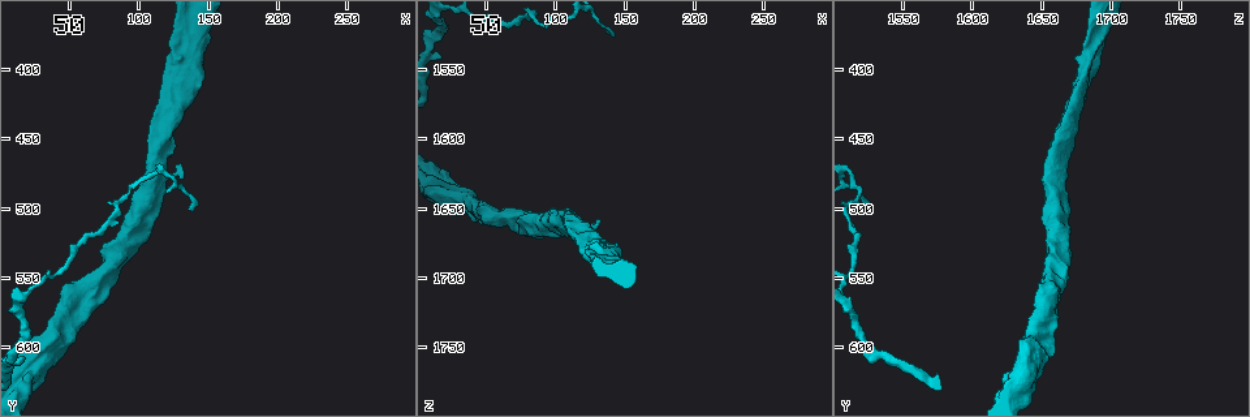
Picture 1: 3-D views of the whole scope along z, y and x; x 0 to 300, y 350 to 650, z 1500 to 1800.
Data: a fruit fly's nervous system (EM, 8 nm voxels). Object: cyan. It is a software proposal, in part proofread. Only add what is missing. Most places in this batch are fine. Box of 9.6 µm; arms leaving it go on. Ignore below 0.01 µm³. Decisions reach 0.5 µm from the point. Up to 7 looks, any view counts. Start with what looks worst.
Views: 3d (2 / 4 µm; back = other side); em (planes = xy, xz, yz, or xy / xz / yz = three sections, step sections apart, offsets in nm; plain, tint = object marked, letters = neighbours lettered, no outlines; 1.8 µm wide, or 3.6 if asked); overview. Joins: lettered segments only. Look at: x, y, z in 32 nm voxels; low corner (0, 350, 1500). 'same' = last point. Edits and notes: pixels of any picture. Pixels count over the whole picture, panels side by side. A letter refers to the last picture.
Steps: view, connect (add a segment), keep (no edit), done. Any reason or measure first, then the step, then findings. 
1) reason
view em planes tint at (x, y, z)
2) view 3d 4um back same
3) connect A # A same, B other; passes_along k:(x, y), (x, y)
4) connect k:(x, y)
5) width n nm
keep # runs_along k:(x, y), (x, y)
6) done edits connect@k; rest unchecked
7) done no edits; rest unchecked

stops while still wide
view em xz step 4 letters at (132, 480, 1658)

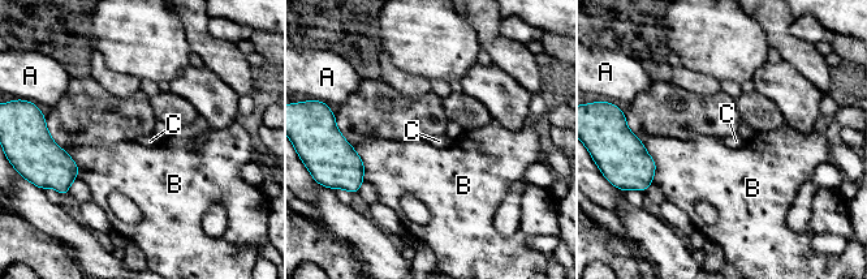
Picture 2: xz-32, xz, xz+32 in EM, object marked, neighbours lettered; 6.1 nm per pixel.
view em yz step 8 letters same

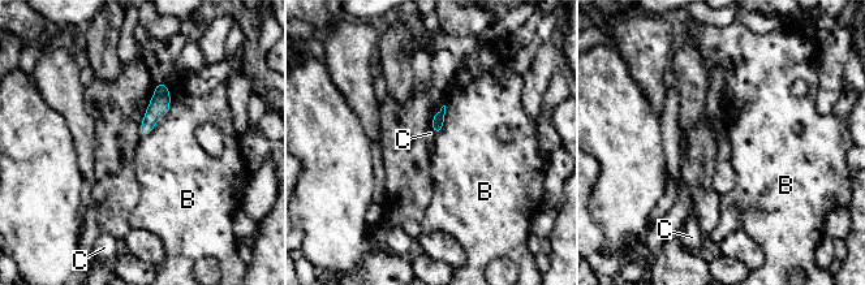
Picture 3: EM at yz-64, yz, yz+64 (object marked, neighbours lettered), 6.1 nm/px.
keep # B other, C other; border 3:(431, 121), (431, 129), (435, 135); no lettered segment goes on from it

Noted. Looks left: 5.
thin end
view em xz step 8 tint at (136, 500, 1522)

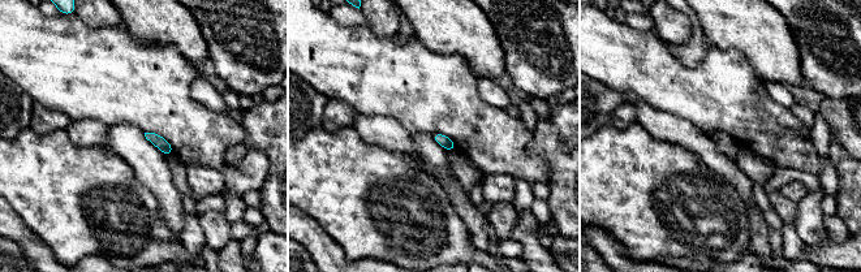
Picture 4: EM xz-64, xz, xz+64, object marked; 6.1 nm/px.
view em xz step 8 letters same

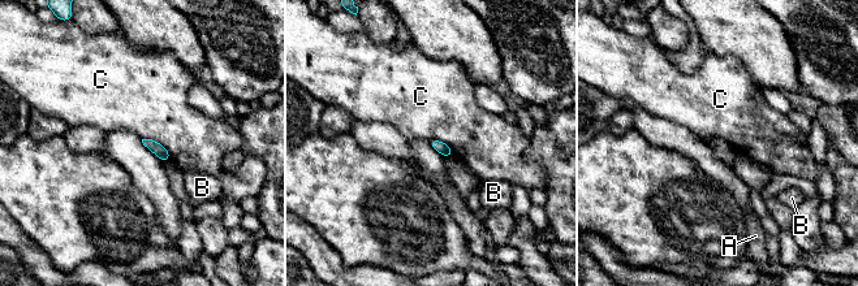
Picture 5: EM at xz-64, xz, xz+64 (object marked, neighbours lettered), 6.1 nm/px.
width 70 nm
keep # A other, B other, C other; border 5:(142, 138), (159, 142), (172, 159); no lettered segment goes on from it

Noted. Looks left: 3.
touches itself
view em planes letters at (62, 578, 1654)

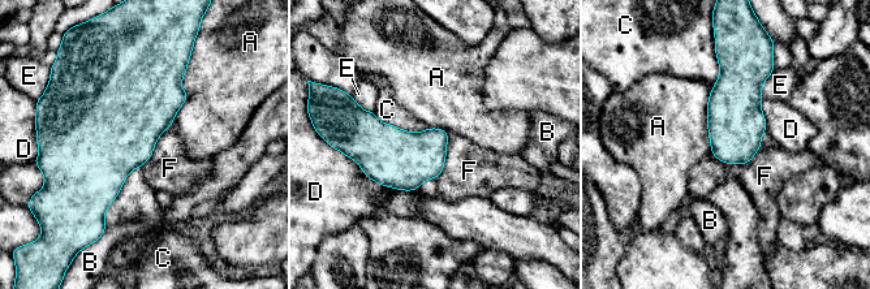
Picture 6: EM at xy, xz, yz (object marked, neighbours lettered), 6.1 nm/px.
keep # A other, B other, C other, D other, E other, F other; border 6:(761, 145), (746, 163), (711, 154); no lettered segment goes on from it

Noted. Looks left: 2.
done no edits; rest unchecked

